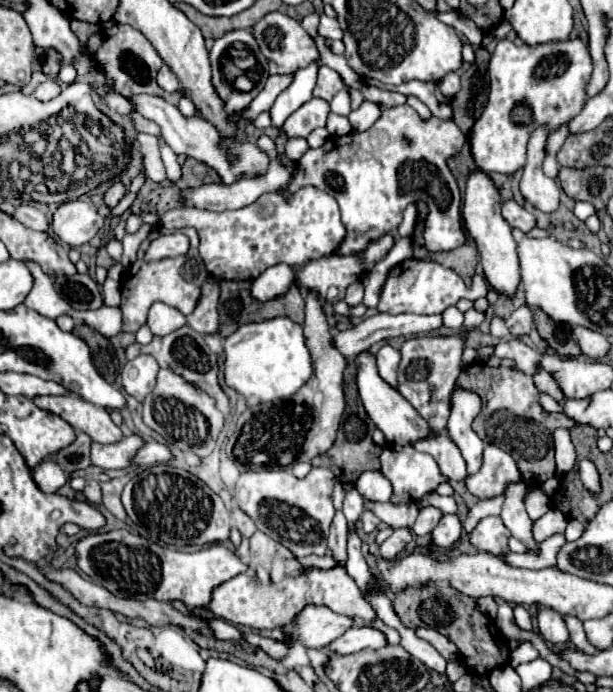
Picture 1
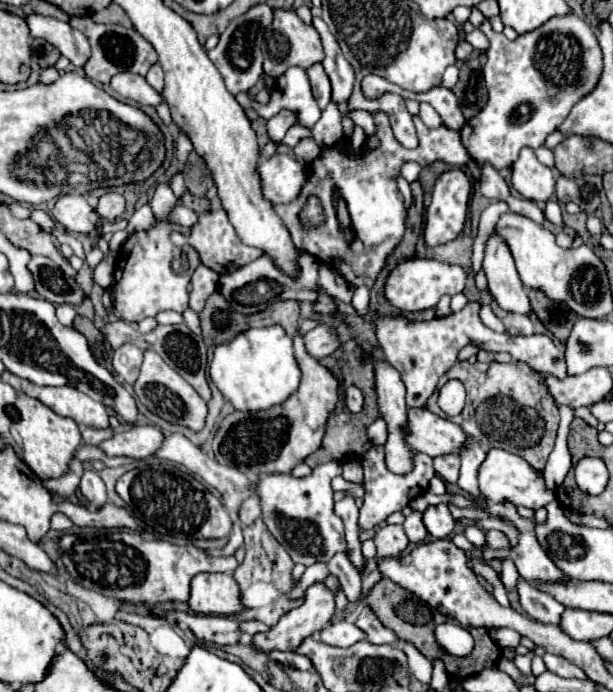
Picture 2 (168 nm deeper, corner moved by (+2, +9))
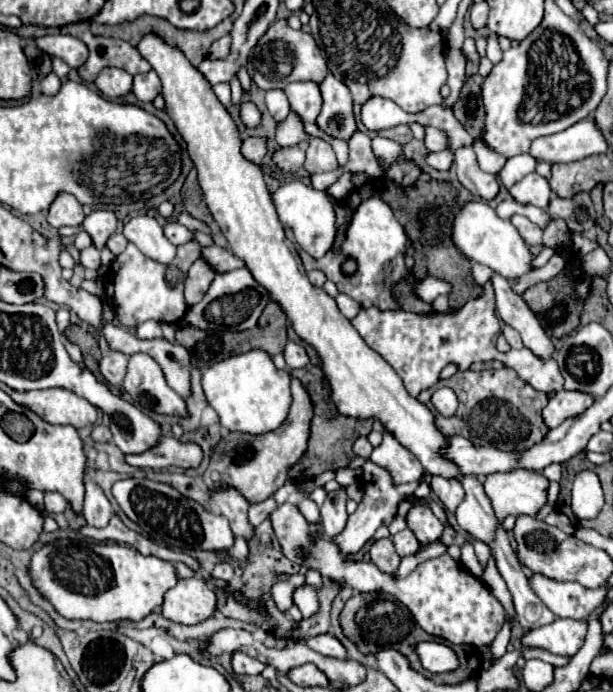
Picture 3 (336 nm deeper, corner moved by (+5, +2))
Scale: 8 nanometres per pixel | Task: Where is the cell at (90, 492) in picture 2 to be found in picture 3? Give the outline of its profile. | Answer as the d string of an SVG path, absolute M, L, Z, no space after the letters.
M86 481L86 501L84 501L84 519L88 525L92 527L104 527L110 517L112 517L112 507L110 507L110 501L106 499L104 491L100 491L100 487L92 481Z

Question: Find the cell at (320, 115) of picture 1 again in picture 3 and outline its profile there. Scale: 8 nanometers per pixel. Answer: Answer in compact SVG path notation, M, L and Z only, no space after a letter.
M248 137L242 145L242 155L254 163L260 163L268 153L268 143L264 137Z

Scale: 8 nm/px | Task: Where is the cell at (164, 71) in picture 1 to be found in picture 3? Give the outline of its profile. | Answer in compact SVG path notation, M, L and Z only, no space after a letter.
M148 71L148 73L136 75L132 91L140 101L154 101L162 91L160 77L156 75L156 71Z

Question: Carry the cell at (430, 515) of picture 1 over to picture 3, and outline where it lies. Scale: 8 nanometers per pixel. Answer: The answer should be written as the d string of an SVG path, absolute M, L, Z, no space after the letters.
M404 529L404 531L396 533L396 535L392 537L392 541L394 541L396 551L398 551L398 555L400 555L400 557L412 555L412 553L416 553L416 551L420 549L420 543L418 543L418 539L412 535L412 531L410 531L410 529Z

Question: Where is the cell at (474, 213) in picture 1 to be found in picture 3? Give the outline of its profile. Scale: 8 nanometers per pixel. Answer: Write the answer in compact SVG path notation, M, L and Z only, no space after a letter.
M492 275L490 279L494 293L496 293L496 313L500 315L500 319L514 327L520 335L524 345L538 355L540 359L548 359L552 357L552 343L548 339L548 335L544 333L544 329L540 327L536 315L528 309L528 305L524 303L524 299L514 293L514 289L510 287L510 281L504 279L502 275Z

